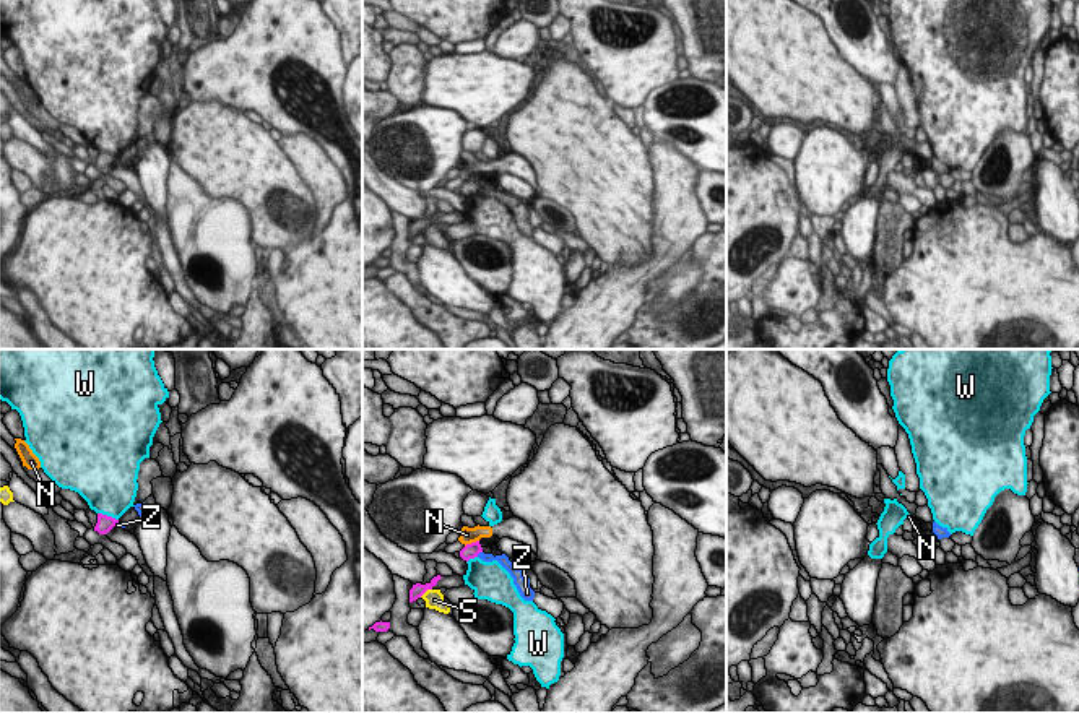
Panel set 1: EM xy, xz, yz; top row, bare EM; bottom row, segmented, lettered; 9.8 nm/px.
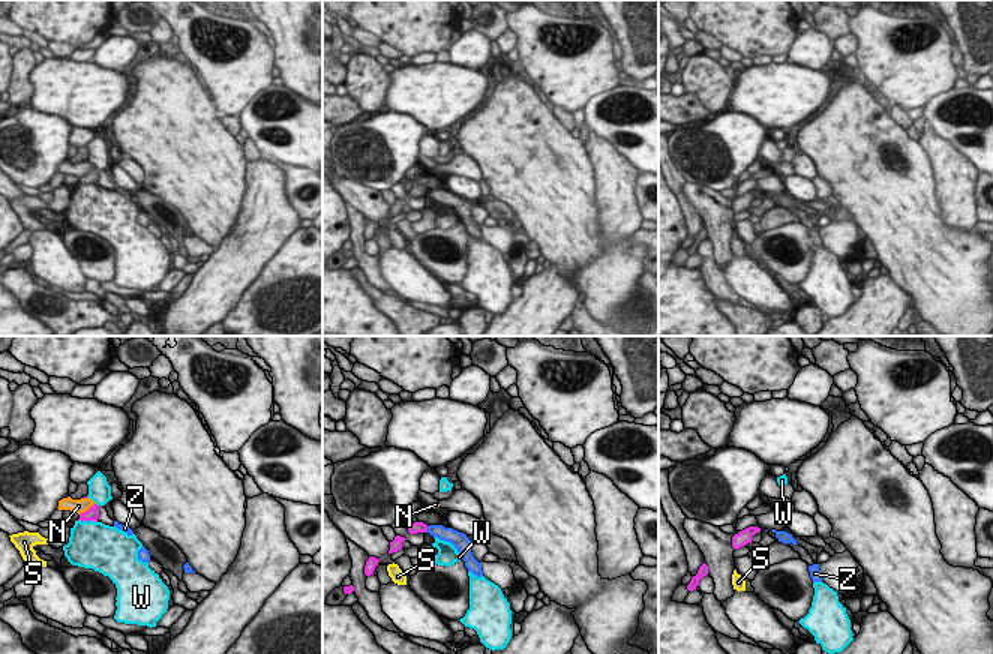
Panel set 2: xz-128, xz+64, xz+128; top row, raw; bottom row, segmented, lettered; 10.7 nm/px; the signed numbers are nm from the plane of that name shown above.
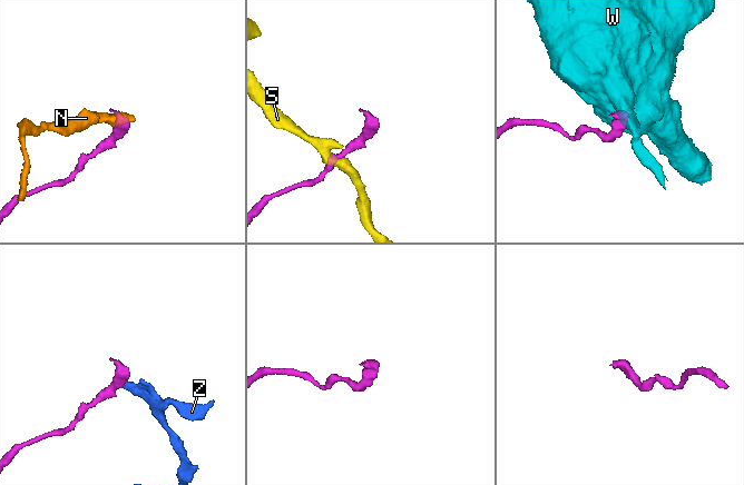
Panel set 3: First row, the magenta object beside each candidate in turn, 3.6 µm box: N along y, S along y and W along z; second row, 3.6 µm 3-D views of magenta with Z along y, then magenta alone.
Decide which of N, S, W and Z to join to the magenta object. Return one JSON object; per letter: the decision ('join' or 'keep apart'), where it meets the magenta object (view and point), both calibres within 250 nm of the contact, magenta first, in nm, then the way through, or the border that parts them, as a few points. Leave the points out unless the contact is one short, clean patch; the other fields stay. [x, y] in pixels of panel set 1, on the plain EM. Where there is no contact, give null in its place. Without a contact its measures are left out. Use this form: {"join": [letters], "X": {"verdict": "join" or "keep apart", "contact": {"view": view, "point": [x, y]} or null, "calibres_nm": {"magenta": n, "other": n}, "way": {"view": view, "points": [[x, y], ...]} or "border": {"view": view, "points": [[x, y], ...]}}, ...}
{"join": [], "N": {"verdict": "keep apart", "contact": {"view": "xz", "point": [472, 179]}, "calibres_nm": {"magenta": 160, "other": 160}, "border": {"view": "xz", "points": [[478, 176], [465, 182]]}}, "S": {"verdict": "keep apart", "contact": {"view": "xz", "point": [424, 228]}, "calibres_nm": {"magenta": 140, "other": 190}, "border": {"view": "xz", "points": [[431, 224], [420, 233]]}}, "W": {"verdict": "keep apart", "contact": {"view": "xy", "point": [108, 153]}, "calibres_nm": {"magenta": 160, "other": 460}}, "Z": {"verdict": "keep apart", "contact": {"view": "xz", "point": [478, 189]}, "calibres_nm": {"magenta": 160, "other": 100}, "border": {"view": "xz", "points": [[481, 187], [476, 192]]}}}

